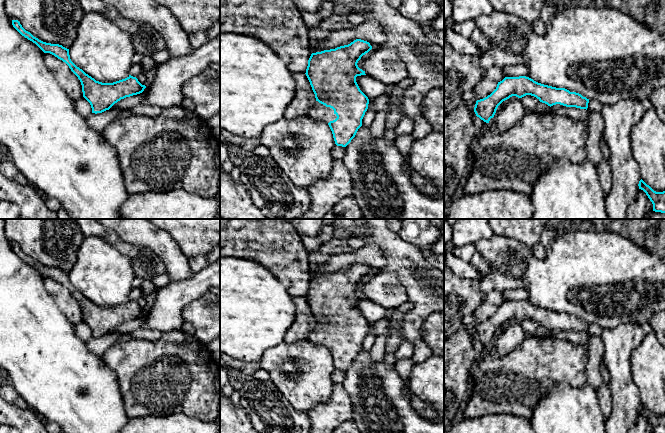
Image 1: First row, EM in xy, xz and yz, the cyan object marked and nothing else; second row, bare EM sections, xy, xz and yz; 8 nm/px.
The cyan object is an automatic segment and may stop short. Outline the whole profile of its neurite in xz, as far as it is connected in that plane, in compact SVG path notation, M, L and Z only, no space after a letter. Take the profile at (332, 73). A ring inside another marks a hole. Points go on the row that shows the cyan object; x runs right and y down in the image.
M356 39L348 45L312 53L308 60L305 74L316 98L308 116L329 125L337 146L346 147L351 142L362 126L362 119L368 109L369 99L360 90L356 77L366 75L357 63L371 49L369 42Z

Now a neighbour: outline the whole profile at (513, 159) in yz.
M552 112L527 113L511 128L500 132L495 122L489 122L485 130L473 141L471 146L471 165L464 194L479 194L490 190L511 190L529 195L533 183L553 161L567 160L574 164L587 159L586 141L588 122L573 120Z

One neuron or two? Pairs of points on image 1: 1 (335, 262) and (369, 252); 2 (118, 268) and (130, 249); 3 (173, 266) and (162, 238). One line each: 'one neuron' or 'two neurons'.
1: one neuron
2: two neurons
3: one neuron

